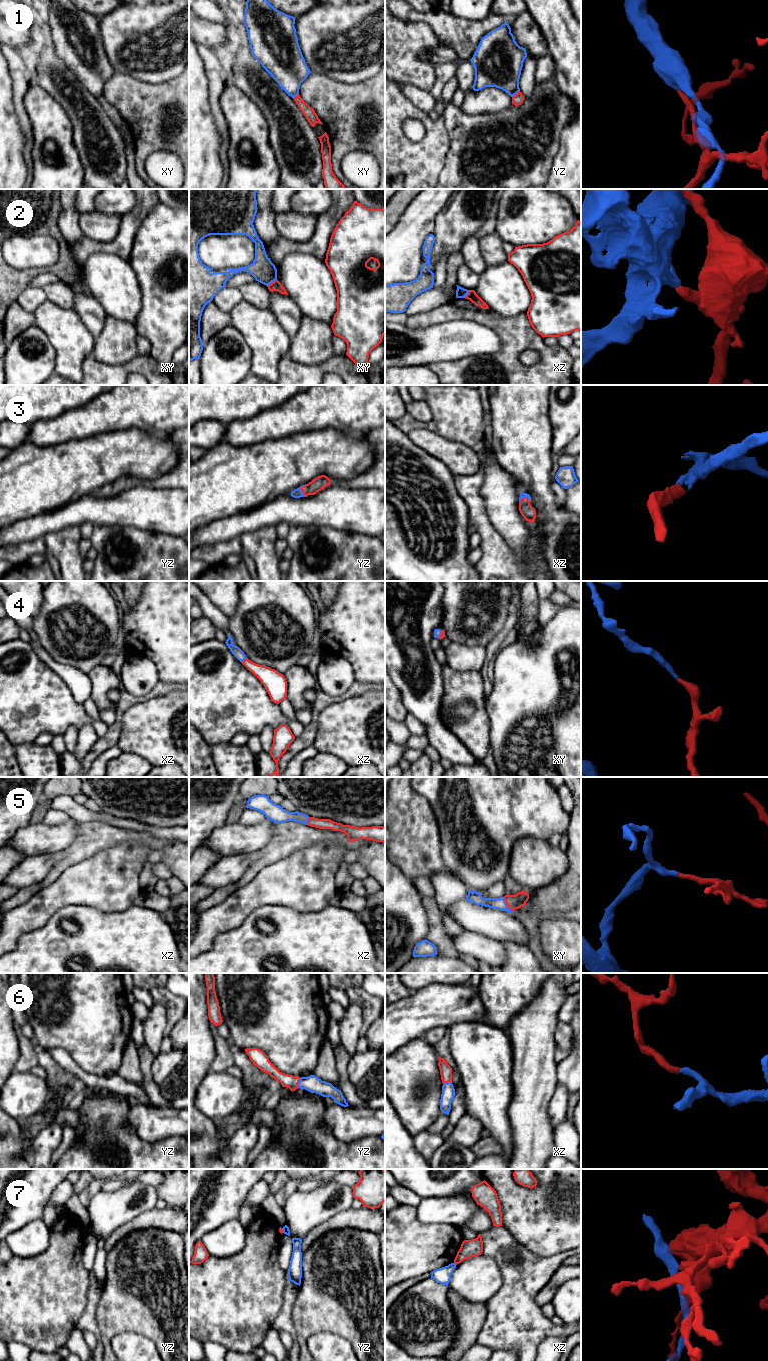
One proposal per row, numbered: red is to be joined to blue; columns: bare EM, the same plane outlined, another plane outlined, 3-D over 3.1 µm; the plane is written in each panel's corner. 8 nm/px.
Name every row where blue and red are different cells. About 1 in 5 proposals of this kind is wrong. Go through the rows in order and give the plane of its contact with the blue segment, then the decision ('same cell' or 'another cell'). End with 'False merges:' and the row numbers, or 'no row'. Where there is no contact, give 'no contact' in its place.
1: contact in yz; another cell
2: contact in xy; another cell
3: contact in xz; same cell
4: contact in xz; same cell
5: contact in xy; same cell
6: contact in yz; same cell
7: contact in yz; another cell
False merges: 1, 2, 7

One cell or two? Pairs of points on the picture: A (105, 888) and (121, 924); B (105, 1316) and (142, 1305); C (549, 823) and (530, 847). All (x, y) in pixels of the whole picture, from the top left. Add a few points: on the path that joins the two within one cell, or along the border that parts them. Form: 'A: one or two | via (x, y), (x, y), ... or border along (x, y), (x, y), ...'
A: two | border along (139, 906), (122, 911), (93, 908)
B: one | via (114, 1314), (126, 1305), (133, 1305)
C: two | border along (547, 839), (522, 837), (514, 844)

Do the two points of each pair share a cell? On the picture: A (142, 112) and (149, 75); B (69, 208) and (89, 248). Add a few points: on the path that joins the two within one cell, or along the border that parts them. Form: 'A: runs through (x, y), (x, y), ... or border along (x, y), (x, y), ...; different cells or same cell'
A: border along (125, 74), (152, 83), (162, 83), (170, 80); different cells
B: border along (83, 236), (73, 246), (73, 257); different cells

